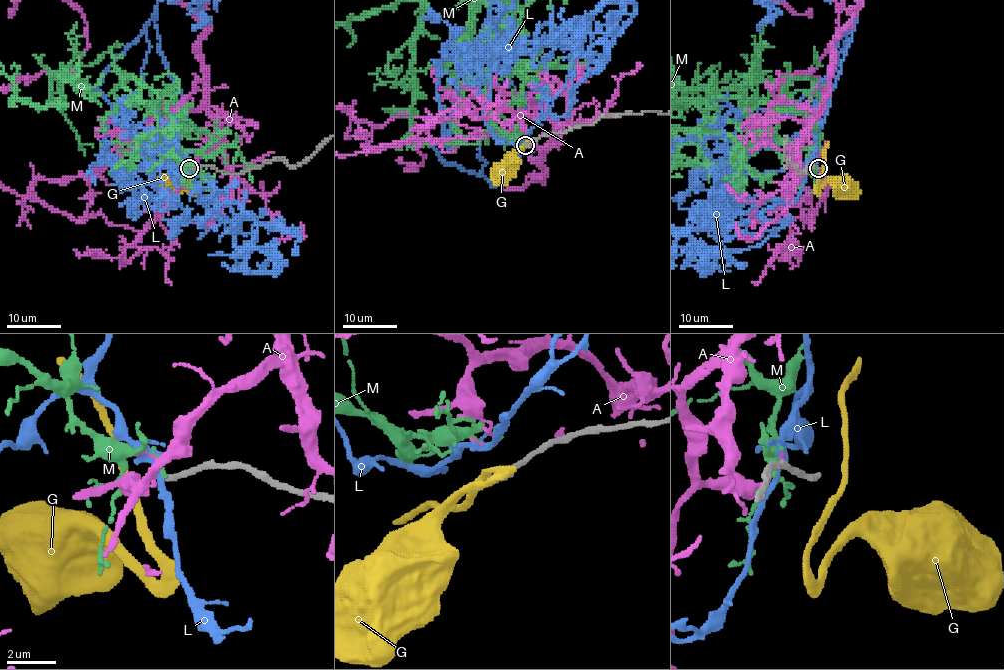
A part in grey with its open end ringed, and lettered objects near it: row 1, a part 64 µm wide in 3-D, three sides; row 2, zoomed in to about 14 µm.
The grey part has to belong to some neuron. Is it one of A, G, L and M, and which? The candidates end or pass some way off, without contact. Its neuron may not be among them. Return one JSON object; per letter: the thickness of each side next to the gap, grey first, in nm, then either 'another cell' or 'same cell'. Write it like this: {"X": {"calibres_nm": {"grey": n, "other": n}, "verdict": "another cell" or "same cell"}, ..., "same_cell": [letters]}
{"A": {"calibres_nm": {"grey": 240, "other": 180}, "verdict": "another cell"}, "G": {"calibres_nm": {"grey": 240, "other": 280}, "verdict": "another cell"}, "L": {"calibres_nm": {"grey": 240, "other": 240}, "verdict": "another cell"}, "M": {"calibres_nm": {"grey": 240, "other": 150}, "verdict": "another cell"}, "same_cell": []}

